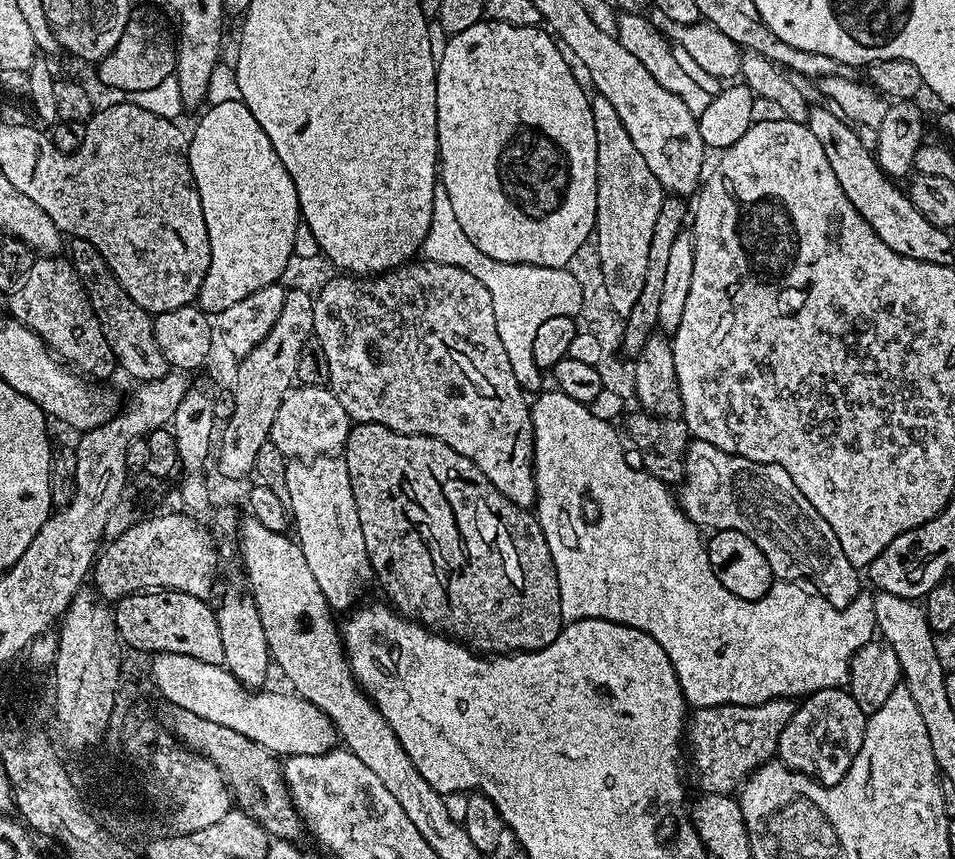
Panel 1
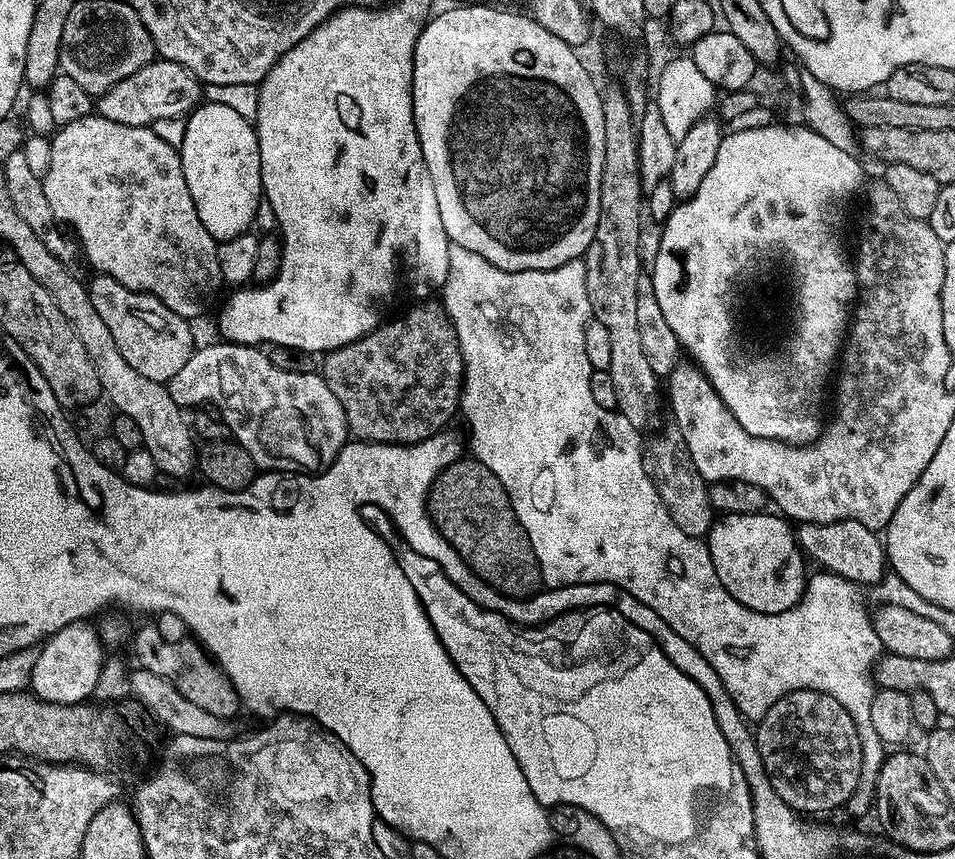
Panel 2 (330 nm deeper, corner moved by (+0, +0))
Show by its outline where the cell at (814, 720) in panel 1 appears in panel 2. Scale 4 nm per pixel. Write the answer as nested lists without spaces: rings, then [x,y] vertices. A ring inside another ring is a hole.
[[[800,689],[782,697],[758,721],[754,728],[758,754],[762,758],[765,774],[769,776],[770,786],[797,813],[828,812],[831,808],[847,805],[859,785],[860,767],[862,766],[862,746],[858,730],[846,712],[830,696],[810,689]]]

